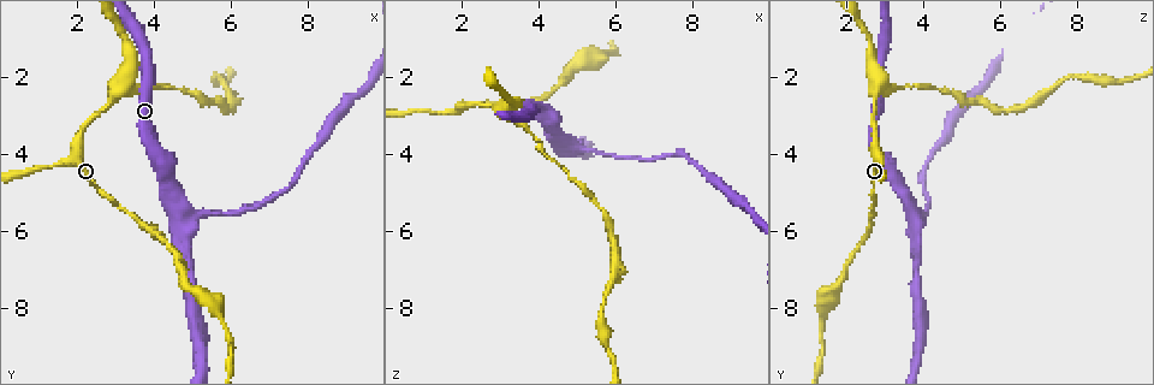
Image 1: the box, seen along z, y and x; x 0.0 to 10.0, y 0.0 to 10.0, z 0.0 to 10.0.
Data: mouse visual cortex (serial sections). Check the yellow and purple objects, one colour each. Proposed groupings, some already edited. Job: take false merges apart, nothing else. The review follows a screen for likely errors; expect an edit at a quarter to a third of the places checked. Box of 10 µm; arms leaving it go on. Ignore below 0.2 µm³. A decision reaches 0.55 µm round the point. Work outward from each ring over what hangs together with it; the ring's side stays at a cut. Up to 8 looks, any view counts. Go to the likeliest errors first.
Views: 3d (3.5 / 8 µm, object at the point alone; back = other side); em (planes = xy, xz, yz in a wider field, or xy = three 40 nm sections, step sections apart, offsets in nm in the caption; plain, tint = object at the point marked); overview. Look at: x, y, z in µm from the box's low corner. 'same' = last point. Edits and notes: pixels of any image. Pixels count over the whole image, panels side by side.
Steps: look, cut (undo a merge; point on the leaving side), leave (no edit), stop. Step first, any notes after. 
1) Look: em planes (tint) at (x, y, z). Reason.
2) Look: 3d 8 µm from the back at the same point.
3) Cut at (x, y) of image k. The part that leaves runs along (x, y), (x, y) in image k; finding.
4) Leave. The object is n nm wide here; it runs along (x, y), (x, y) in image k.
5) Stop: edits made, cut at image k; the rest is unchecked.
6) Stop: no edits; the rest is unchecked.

Look: 3d 3.5 µm at (3.75, 2.35, 3.45). Sudden change in width.

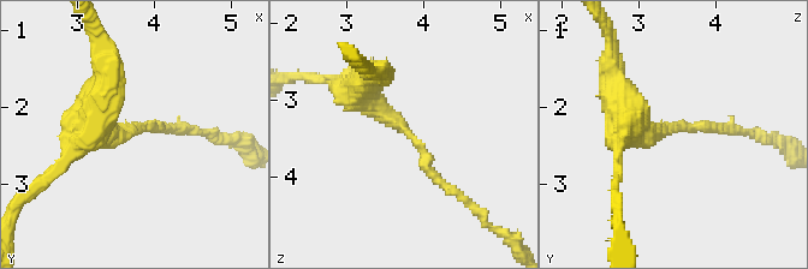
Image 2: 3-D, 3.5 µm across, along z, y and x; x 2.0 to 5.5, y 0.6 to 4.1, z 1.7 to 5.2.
Look: em planes (tint) at (3.75, 2.30, 3.45).

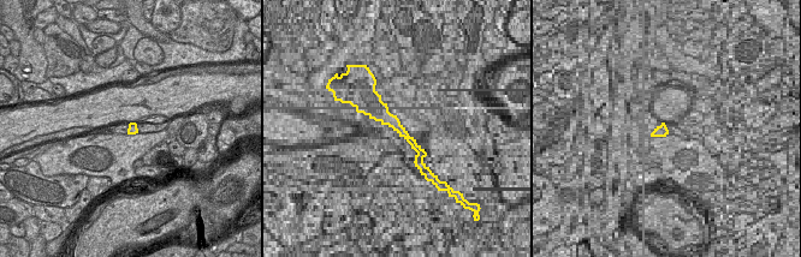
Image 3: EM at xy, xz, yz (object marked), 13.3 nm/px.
Leave. It runs along (350, 79), (453, 190) in image 2; continuous, no second cell.

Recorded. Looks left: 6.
Look: 3d 3.5 µm at (4.75, 5.45, 3.80). Arms part here.

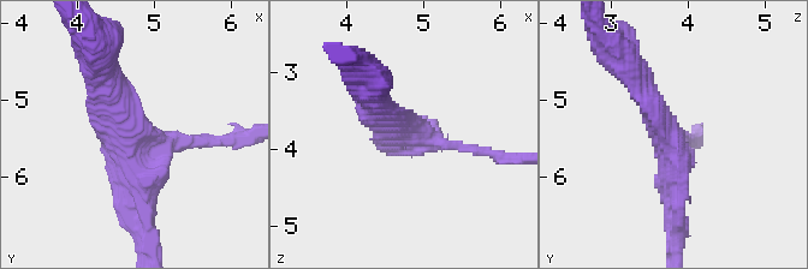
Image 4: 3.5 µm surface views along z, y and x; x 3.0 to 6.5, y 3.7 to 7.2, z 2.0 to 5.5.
Look: em xy step 1 (tint) at (4.85, 5.50, 3.75). 3 arms meet here; the arms are 150, 300, 350 nm wide; now the EM.

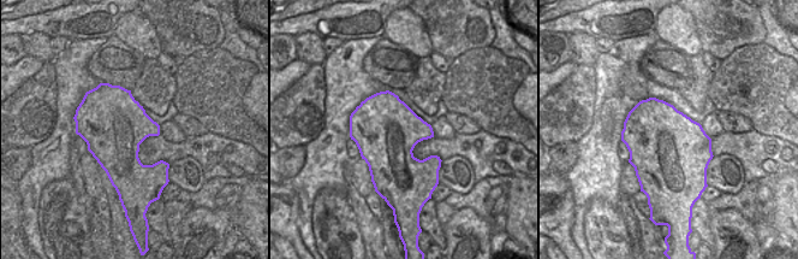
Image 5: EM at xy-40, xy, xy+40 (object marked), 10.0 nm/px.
Look: em xy step 5 (tint) at the same point. Cut it another way.

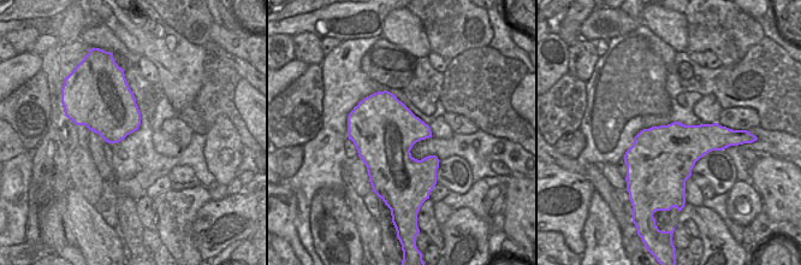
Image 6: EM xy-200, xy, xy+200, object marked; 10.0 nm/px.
Leave. The object is 650 nm wide here; it runs along (107, 75), (140, 137), (143, 211) in image 4; one cell here.

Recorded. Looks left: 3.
Look: 3d 3.5 µm at (5.70, 8.30, 1.40). Calibre changes.

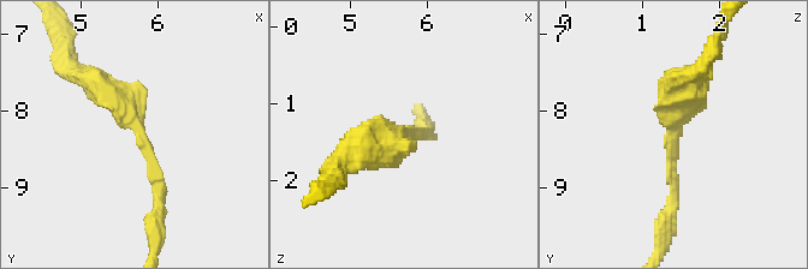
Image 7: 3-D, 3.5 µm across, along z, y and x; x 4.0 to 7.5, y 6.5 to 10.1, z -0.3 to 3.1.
Look: em planes (tint) at (5.70, 8.20, 1.45). The arms are 150, 350 nm wide.

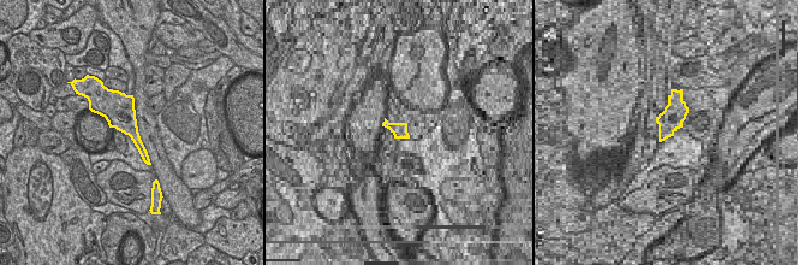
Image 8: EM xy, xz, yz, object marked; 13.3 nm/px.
Leave. Continuous, no second cell.

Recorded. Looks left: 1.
Stop: no edits; the rest is unchecked.

